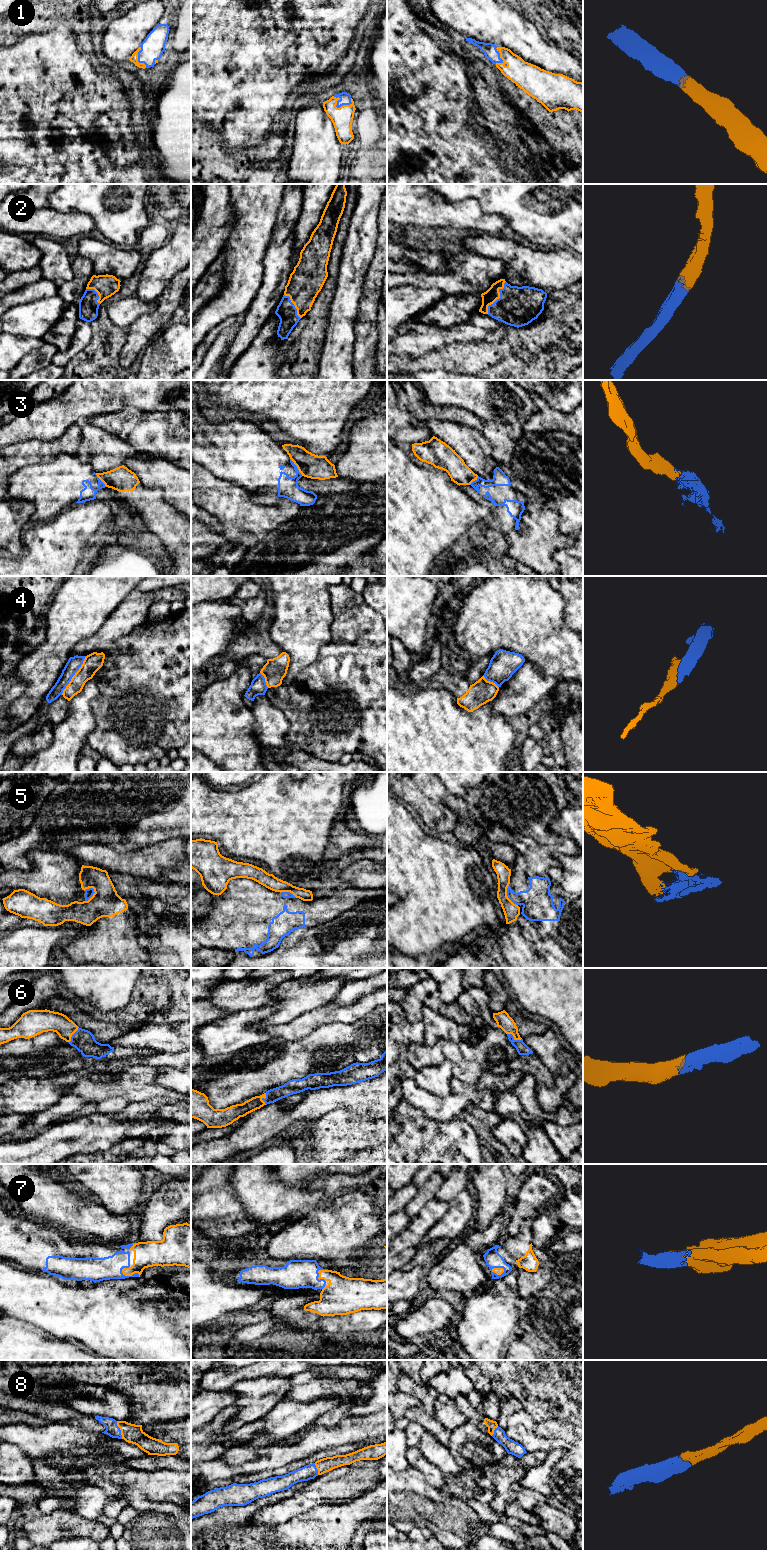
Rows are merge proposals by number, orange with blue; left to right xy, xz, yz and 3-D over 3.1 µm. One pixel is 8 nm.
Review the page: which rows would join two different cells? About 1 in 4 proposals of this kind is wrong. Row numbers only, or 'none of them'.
3, 4, 5

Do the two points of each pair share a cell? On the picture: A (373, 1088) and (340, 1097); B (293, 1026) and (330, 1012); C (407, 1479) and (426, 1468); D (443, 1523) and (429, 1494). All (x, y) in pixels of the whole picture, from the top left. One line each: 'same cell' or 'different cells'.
A: same cell
B: same cell
C: different cells
D: same cell

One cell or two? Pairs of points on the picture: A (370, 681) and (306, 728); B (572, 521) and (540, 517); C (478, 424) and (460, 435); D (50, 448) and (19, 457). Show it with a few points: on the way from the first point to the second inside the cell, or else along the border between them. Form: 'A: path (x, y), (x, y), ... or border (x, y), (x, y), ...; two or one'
A: path (363, 703), (361, 713), (328, 722); one
B: border (543, 503), (552, 508), (559, 516); two
C: border (449, 421), (481, 431); two
D: path (42, 451), (27, 453); one

